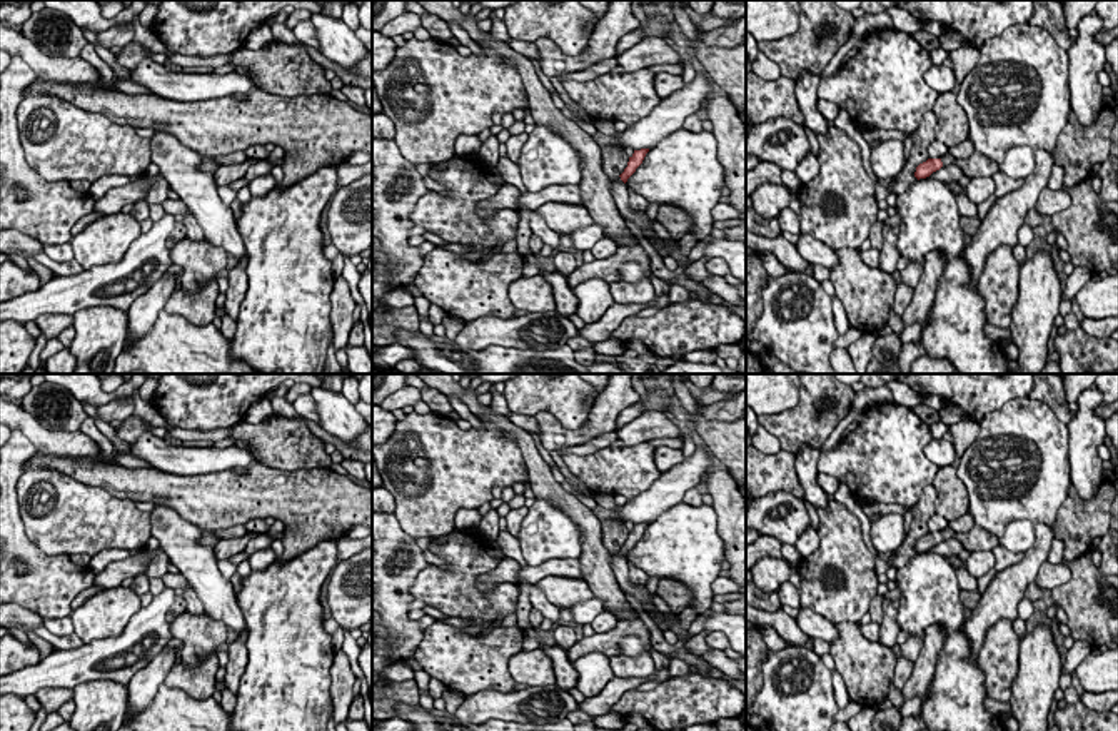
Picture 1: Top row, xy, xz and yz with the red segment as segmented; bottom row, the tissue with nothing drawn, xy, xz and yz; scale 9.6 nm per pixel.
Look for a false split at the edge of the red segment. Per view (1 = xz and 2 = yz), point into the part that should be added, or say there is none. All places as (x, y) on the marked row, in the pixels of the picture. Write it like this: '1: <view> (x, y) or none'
1: none
2: yz (948, 159)

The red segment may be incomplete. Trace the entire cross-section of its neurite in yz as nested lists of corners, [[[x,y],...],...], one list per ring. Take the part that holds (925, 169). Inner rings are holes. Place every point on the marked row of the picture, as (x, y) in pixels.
[[[951,154],[943,155],[941,159],[928,159],[926,162],[919,164],[916,167],[914,177],[919,179],[926,179],[929,177],[933,172],[939,170],[941,167],[951,165],[954,164],[954,157]]]

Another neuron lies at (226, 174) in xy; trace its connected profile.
[[[247,160],[242,164],[234,164],[234,165],[220,165],[215,172],[214,172],[214,180],[217,187],[222,185],[230,185],[232,182],[244,179],[247,169],[255,164],[257,160]]]

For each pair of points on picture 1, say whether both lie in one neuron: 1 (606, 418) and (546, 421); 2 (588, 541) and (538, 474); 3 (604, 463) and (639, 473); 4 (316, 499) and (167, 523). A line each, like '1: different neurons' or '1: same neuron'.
1: same neuron
2: same neuron
3: same neuron
4: different neurons

